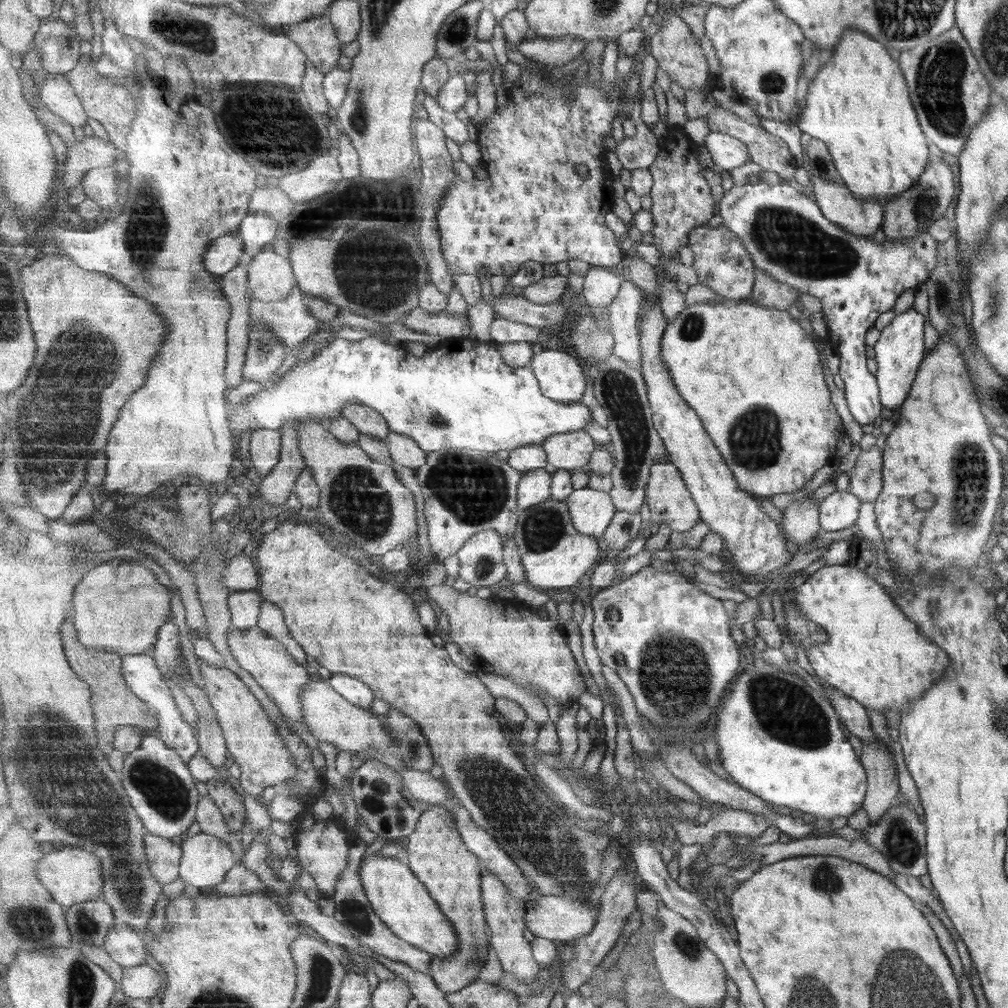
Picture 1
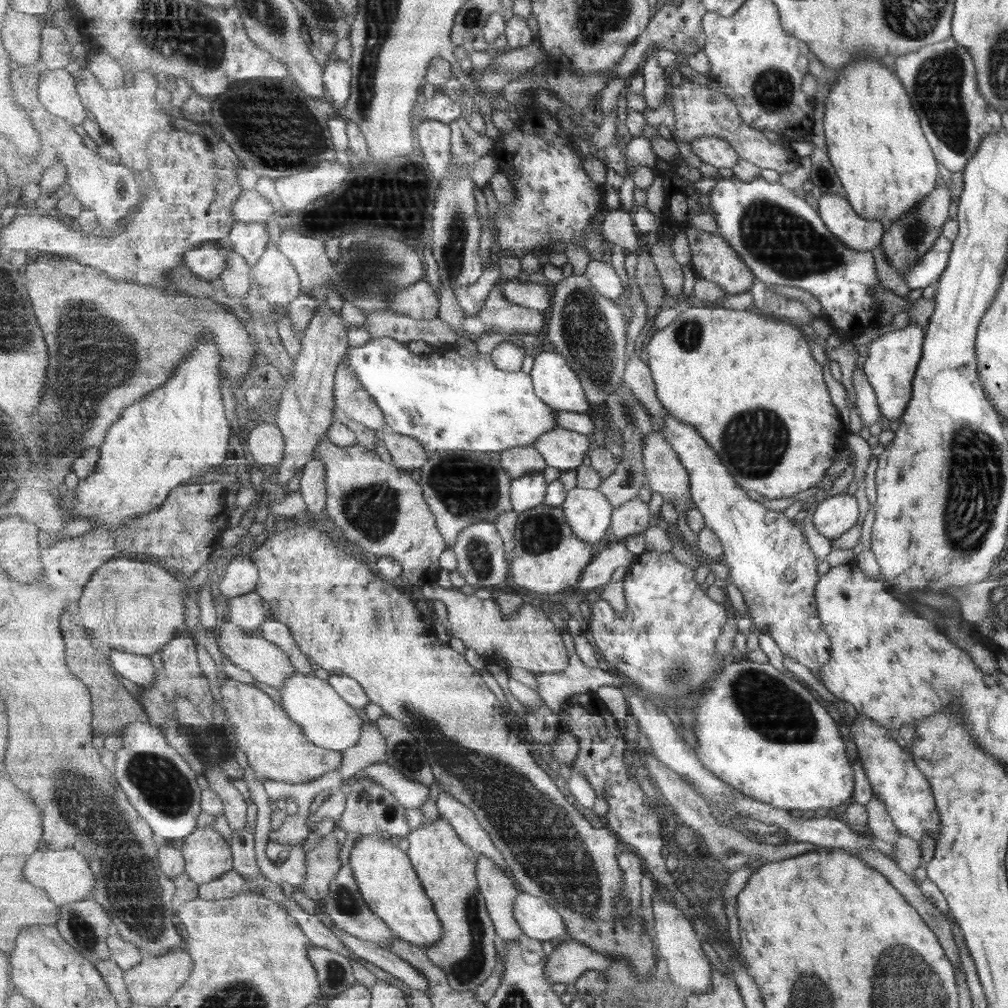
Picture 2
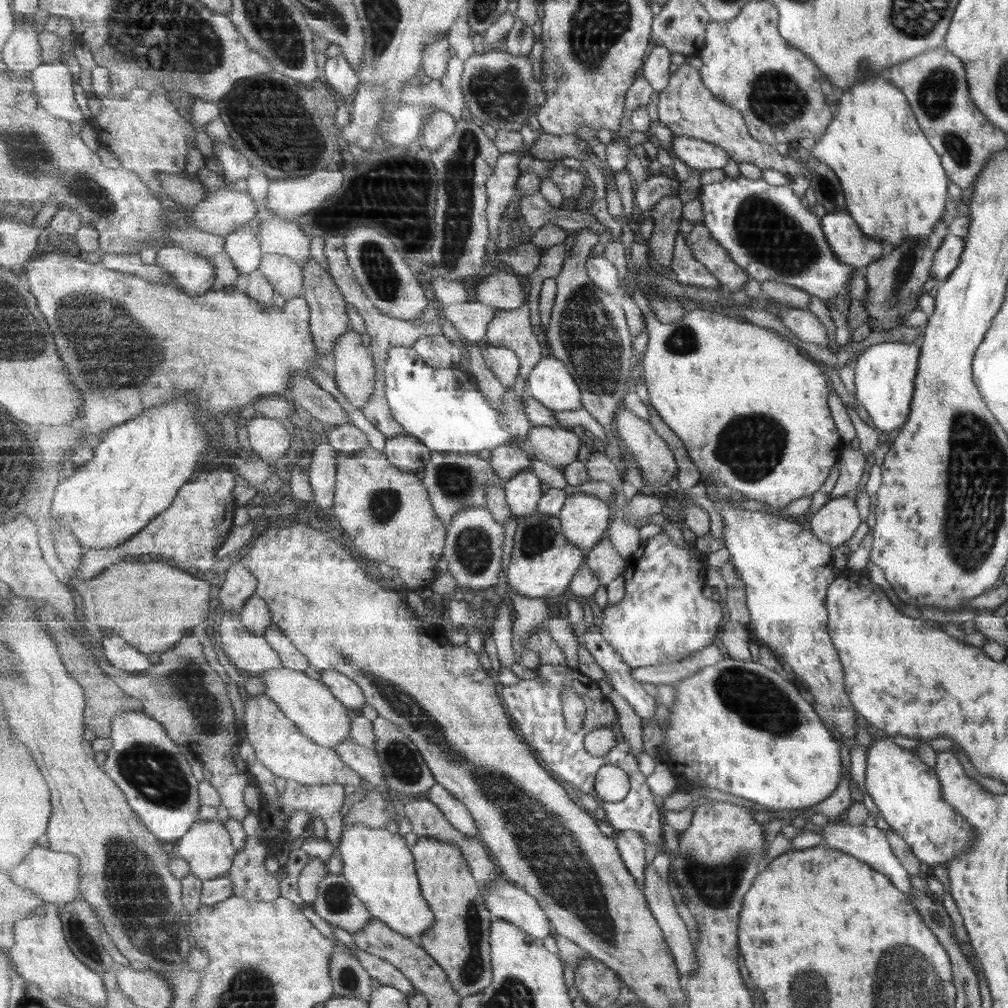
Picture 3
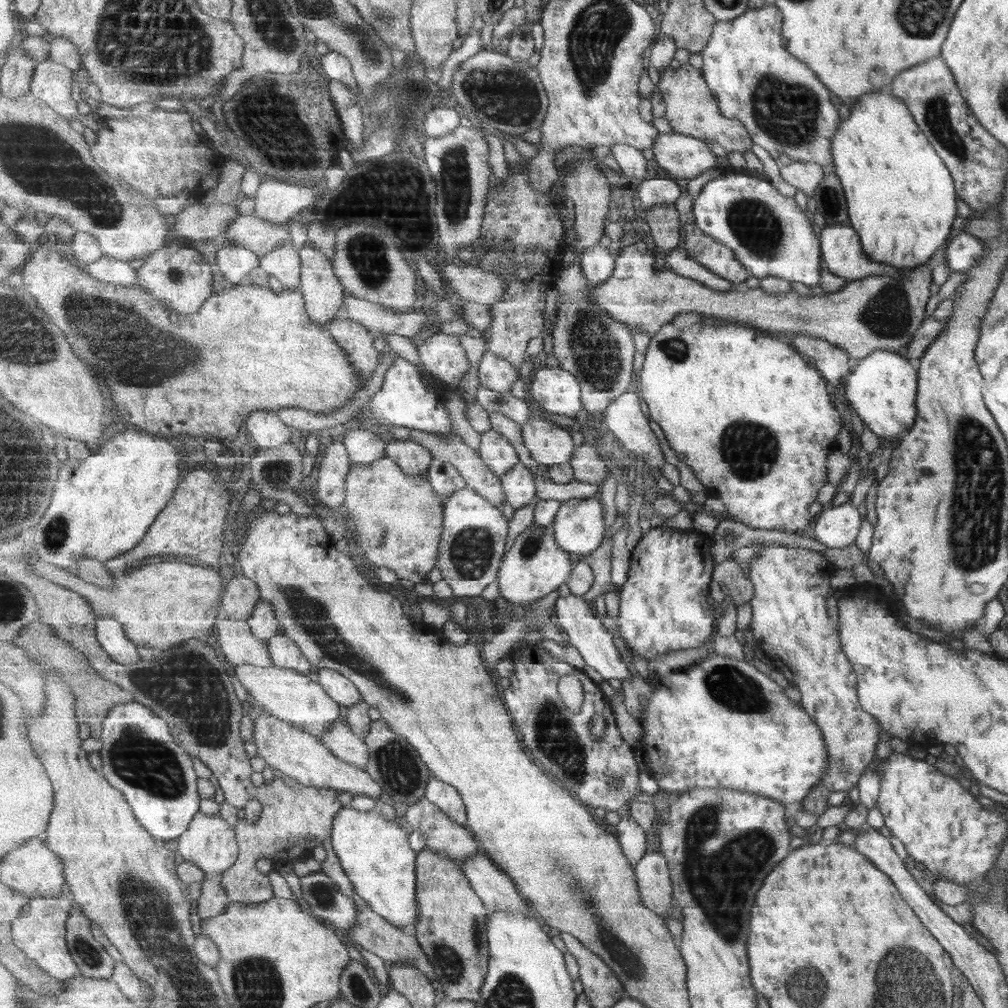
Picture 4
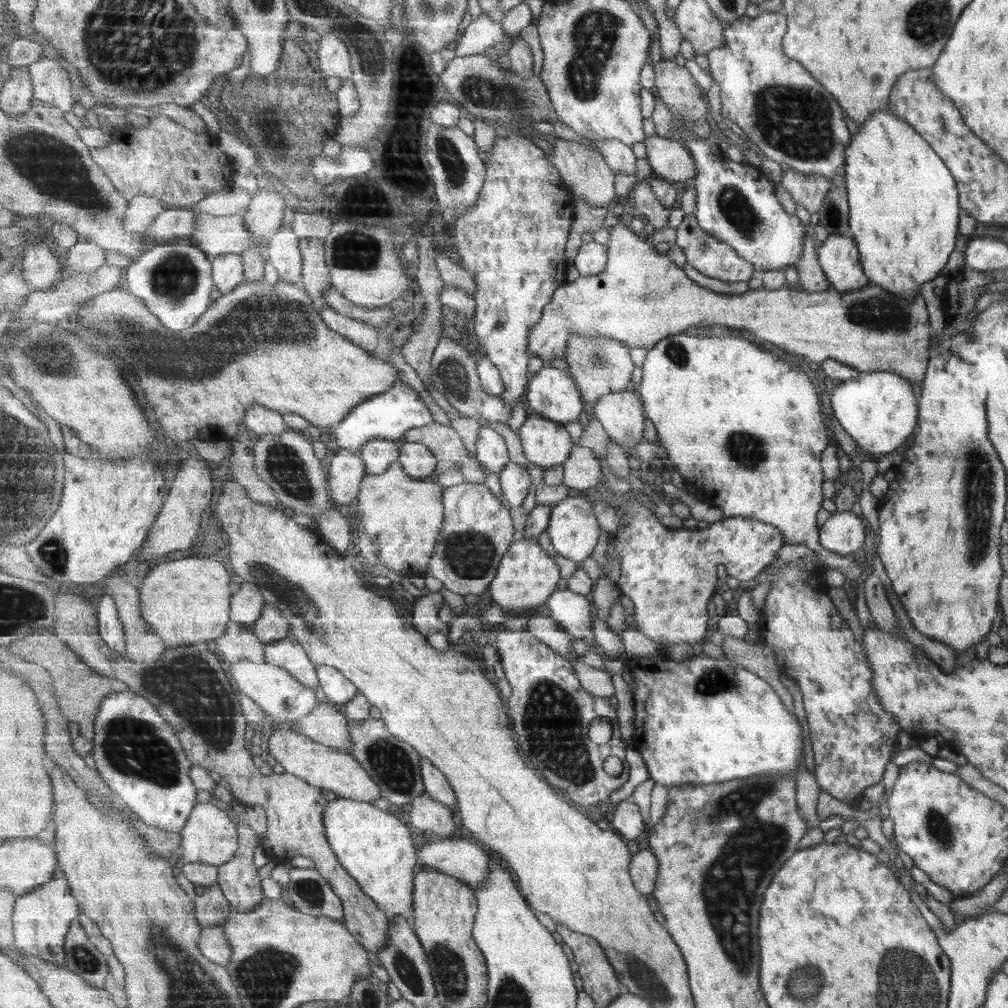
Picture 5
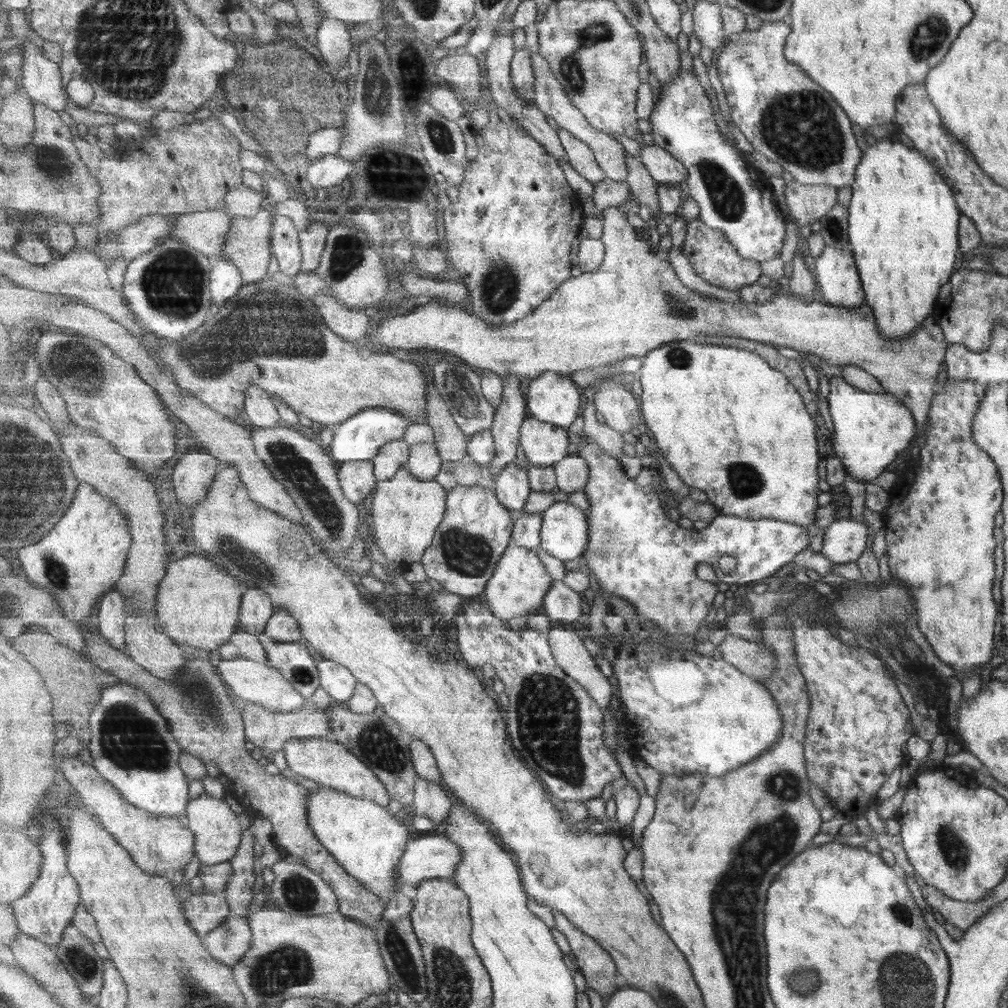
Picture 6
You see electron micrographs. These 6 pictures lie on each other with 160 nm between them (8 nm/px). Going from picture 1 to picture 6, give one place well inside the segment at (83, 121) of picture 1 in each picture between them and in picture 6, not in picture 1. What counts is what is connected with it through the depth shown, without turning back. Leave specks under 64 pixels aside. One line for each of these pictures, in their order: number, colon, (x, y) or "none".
2: (58, 91)
3: (54, 84)
4: (52, 82)
5: (52, 83)
6: (42, 79)

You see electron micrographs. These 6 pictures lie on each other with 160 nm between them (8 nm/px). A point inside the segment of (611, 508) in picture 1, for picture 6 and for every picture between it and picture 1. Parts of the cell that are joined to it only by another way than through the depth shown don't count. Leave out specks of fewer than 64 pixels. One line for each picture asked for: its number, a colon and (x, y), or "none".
2: (589, 512)
3: (585, 519)
4: (580, 525)
5: (574, 531)
6: (565, 534)

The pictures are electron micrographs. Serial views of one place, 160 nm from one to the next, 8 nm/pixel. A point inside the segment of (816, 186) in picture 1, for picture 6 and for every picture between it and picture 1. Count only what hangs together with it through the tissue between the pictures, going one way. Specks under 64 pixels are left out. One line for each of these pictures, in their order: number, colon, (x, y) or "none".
2: (857, 233)
3: (849, 245)
4: (840, 251)
5: (837, 255)
6: (834, 270)

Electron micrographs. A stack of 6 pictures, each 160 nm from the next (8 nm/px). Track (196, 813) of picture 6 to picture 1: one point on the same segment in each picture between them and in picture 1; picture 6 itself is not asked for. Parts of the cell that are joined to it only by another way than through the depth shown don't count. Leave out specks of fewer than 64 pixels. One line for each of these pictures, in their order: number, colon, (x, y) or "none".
1: (206, 860)
2: (208, 857)
3: (207, 847)
4: (210, 843)
5: (211, 837)

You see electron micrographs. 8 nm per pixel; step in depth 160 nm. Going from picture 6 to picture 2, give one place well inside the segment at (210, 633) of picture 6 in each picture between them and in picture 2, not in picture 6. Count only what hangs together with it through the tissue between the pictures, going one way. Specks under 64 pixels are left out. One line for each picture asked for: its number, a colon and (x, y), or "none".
2: (133, 606)
3: (153, 605)
4: (162, 604)
5: (185, 600)

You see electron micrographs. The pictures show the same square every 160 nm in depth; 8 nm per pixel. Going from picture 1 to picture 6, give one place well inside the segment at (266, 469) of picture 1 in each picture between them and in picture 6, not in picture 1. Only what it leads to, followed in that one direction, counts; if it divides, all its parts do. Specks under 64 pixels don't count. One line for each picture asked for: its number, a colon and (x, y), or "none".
2: (266, 441)
3: (270, 438)
4: (267, 430)
5: (262, 420)
6: (260, 411)

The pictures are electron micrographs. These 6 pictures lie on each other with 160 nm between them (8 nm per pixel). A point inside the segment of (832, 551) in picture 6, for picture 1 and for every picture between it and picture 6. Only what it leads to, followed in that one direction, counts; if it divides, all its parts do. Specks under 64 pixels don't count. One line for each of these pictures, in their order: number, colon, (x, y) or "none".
1: (838, 510)
2: (834, 515)
3: (834, 523)
4: (836, 526)
5: (842, 533)

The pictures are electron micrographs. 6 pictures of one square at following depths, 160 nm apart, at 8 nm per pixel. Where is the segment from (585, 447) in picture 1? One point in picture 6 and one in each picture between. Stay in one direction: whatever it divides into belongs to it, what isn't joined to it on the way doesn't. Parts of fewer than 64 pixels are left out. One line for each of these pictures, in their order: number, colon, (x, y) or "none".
2: (564, 449)
3: (557, 446)
4: (550, 444)
5: (546, 443)
6: (545, 444)

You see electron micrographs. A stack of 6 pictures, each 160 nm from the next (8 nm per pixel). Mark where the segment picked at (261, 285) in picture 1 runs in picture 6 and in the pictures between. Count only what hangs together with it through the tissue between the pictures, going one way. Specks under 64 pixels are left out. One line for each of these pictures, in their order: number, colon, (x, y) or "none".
2: (280, 283)
3: (287, 277)
4: (284, 263)
5: (283, 251)
6: (286, 248)

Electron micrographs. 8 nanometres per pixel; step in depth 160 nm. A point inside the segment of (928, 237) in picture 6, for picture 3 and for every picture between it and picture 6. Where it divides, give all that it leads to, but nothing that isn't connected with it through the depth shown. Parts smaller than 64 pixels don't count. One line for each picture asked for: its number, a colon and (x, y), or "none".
3: (893, 185)
4: (900, 200)
5: (903, 209)

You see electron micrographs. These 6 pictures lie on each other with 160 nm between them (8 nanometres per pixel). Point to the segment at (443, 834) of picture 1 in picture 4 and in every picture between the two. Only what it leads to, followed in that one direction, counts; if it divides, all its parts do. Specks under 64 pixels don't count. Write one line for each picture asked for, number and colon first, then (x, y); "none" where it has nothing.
2: (446, 865)
3: (459, 942)
4: (453, 925)

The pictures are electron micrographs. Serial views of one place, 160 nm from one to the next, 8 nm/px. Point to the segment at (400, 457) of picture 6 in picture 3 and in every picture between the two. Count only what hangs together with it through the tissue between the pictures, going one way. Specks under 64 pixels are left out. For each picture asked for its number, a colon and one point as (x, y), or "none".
3: (346, 438)
4: (364, 447)
5: (378, 455)

